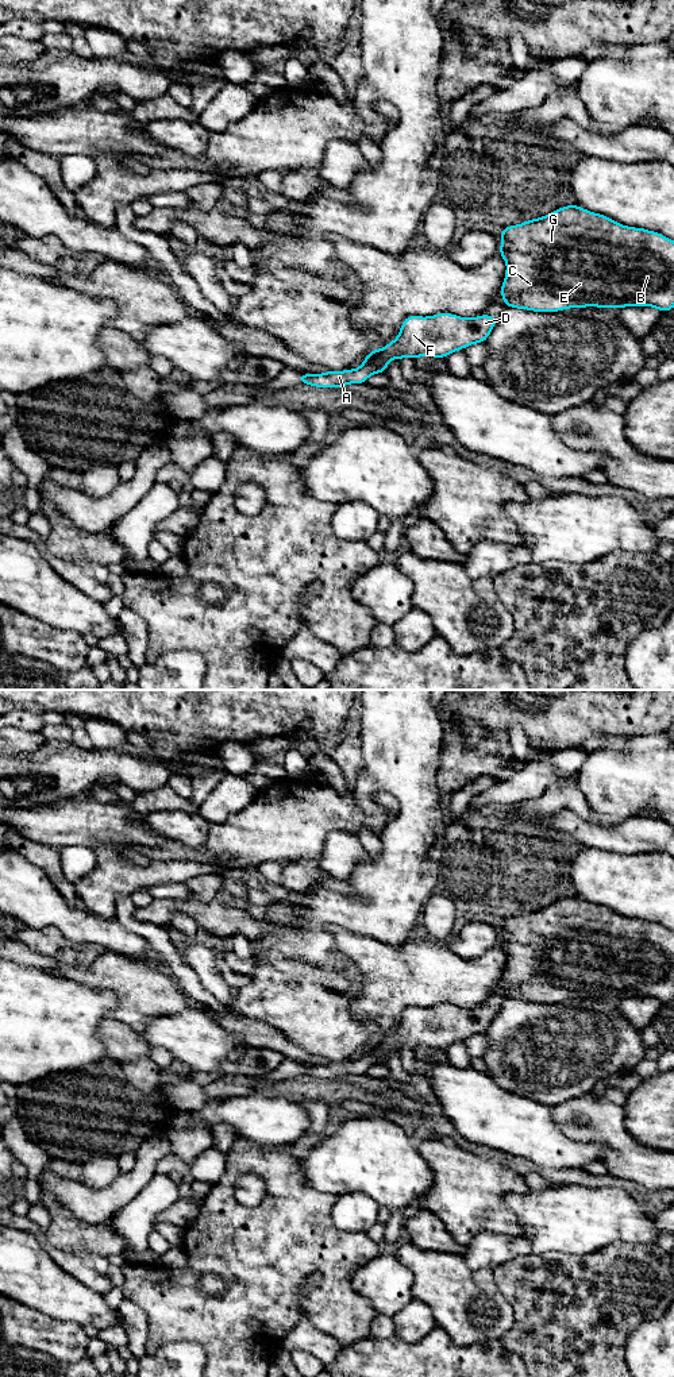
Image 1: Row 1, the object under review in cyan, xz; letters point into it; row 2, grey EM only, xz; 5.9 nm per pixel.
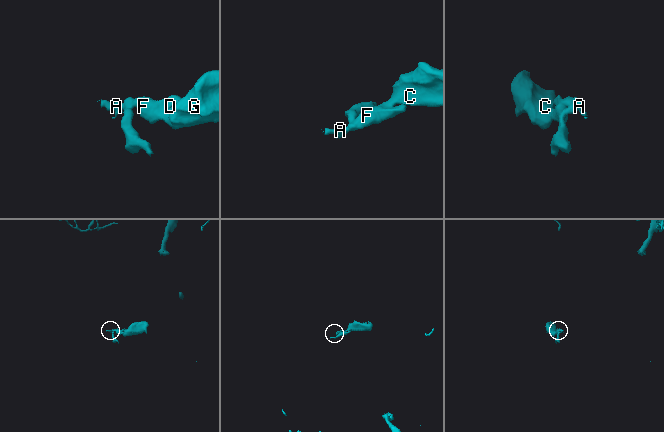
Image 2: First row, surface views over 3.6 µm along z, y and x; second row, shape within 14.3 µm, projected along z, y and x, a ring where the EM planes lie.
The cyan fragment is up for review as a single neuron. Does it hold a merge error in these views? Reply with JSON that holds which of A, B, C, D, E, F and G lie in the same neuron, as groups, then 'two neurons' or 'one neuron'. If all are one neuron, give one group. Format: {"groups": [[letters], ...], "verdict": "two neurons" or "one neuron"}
{"groups": [["A"], ["B", "C", "D", "E", "F", "G"]], "verdict": "two neurons"}

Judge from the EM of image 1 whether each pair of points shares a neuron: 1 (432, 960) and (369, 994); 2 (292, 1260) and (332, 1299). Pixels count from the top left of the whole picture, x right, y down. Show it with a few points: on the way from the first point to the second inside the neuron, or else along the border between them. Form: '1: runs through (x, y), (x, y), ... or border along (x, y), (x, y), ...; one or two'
1: runs through (416, 976), (397, 978), (385, 990); one
2: runs through (307, 1260), (314, 1260), (332, 1279), (332, 1284); one

